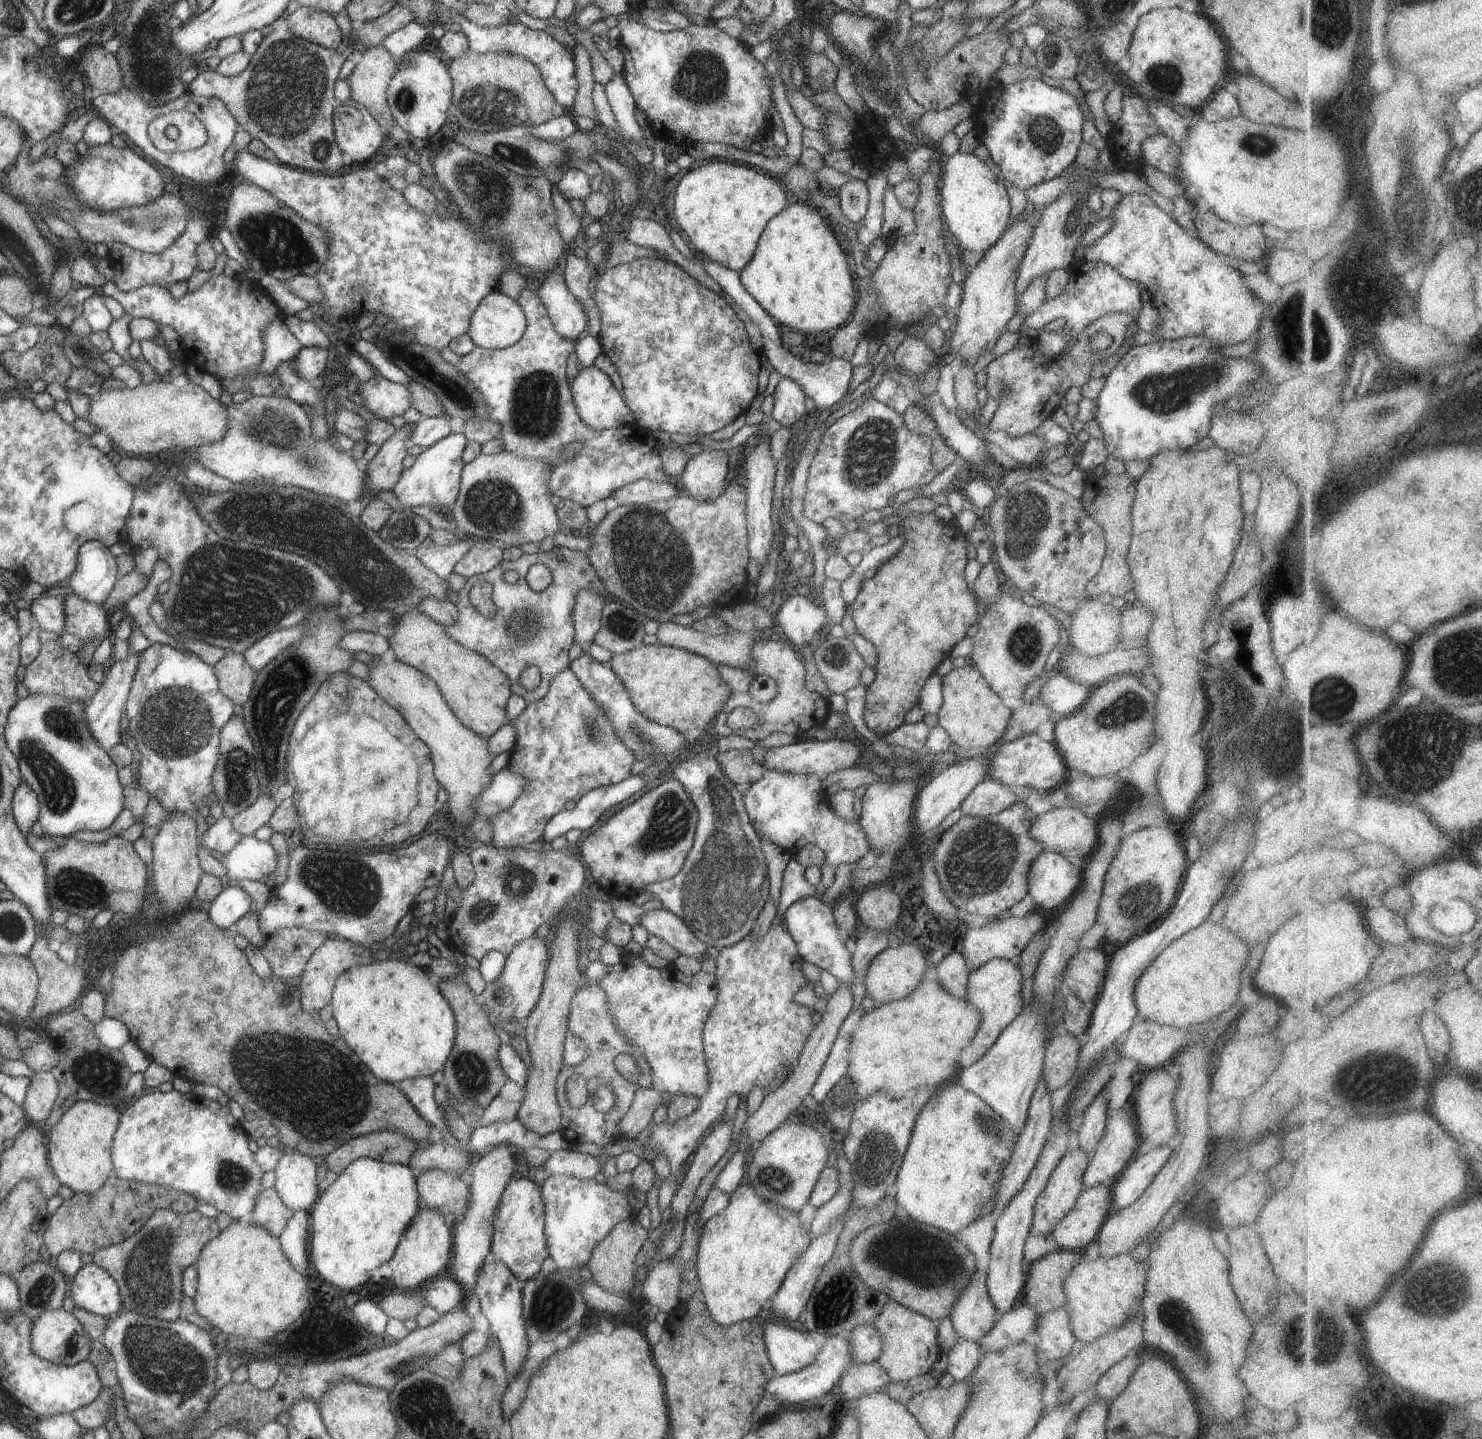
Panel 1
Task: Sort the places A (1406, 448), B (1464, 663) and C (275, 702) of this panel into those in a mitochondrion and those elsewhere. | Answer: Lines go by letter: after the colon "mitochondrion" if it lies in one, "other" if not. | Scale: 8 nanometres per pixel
A: other
B: mitochondrion
C: mitochondrion

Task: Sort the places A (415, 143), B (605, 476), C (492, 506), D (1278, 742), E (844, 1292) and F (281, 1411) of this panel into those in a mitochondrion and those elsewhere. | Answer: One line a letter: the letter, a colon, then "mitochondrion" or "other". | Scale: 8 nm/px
A: other
B: other
C: mitochondrion
D: mitochondrion
E: mitochondrion
F: other

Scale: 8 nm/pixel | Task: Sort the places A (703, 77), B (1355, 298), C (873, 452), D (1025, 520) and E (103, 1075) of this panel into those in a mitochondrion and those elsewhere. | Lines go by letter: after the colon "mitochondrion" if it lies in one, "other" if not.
A: mitochondrion
B: other
C: mitochondrion
D: mitochondrion
E: mitochondrion

